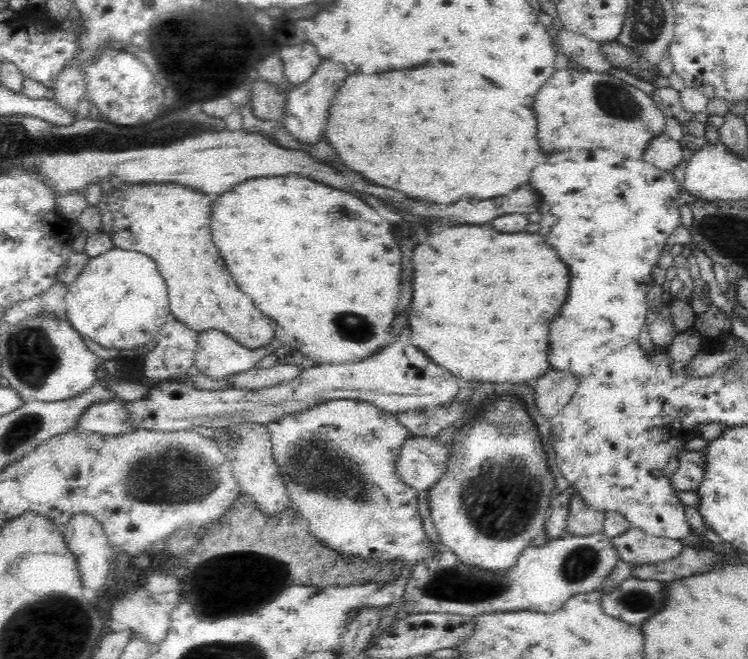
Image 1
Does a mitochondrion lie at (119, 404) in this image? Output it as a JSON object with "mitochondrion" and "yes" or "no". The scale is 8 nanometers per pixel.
{"mitochondrion":"no"}

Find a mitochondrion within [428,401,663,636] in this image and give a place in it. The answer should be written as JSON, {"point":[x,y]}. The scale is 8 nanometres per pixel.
{"point":[501,504]}

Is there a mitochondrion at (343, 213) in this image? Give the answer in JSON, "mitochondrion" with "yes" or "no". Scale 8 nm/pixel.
{"mitochondrion":"yes"}

